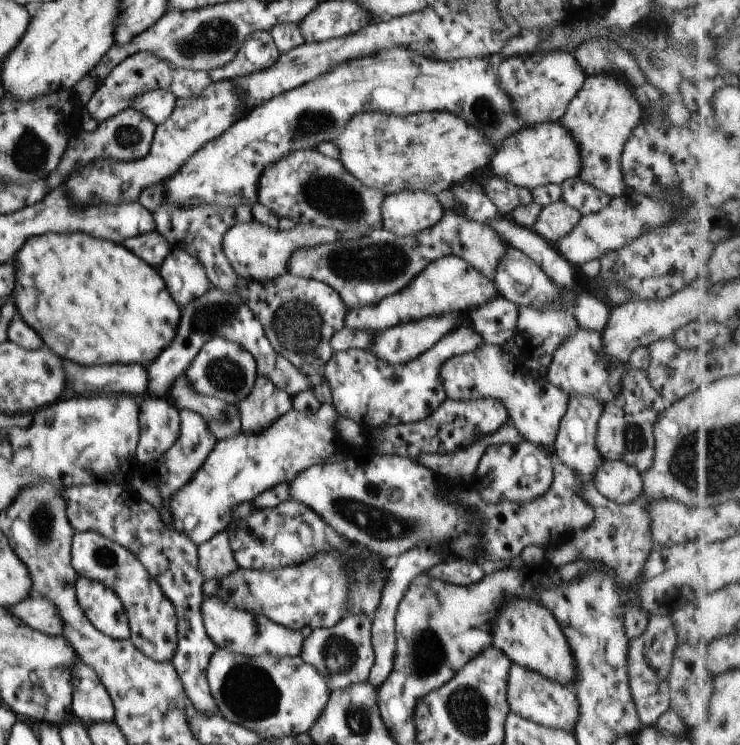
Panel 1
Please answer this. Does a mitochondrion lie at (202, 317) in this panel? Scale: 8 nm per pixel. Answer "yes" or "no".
yes

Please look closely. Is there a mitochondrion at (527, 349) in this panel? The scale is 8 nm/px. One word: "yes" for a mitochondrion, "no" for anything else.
no

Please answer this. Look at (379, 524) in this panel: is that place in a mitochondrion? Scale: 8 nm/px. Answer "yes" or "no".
yes

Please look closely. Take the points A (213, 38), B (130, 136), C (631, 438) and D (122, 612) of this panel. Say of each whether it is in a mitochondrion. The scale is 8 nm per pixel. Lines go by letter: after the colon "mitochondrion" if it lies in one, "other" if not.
A: mitochondrion
B: mitochondrion
C: mitochondrion
D: other

